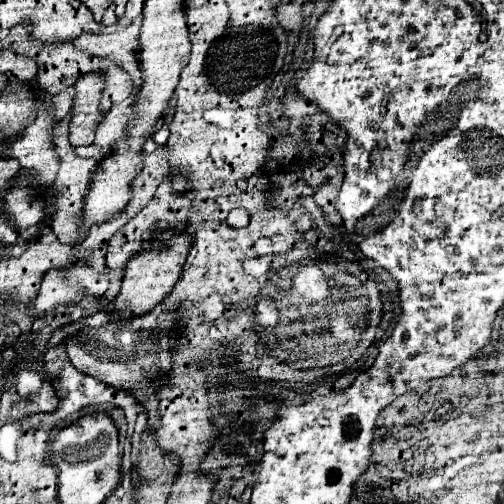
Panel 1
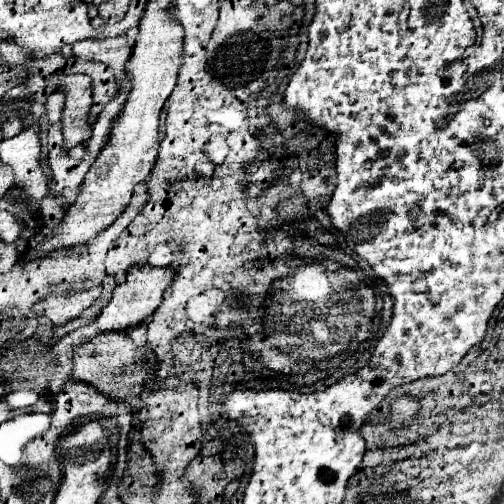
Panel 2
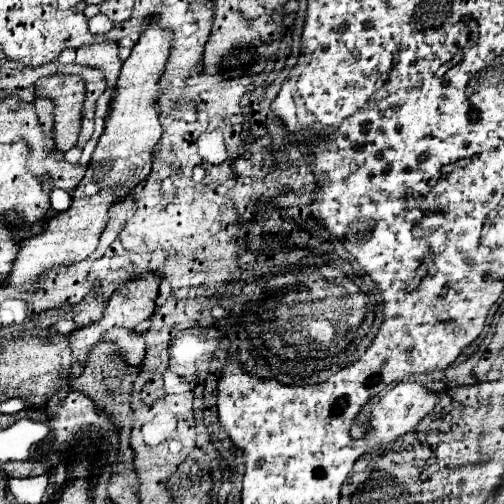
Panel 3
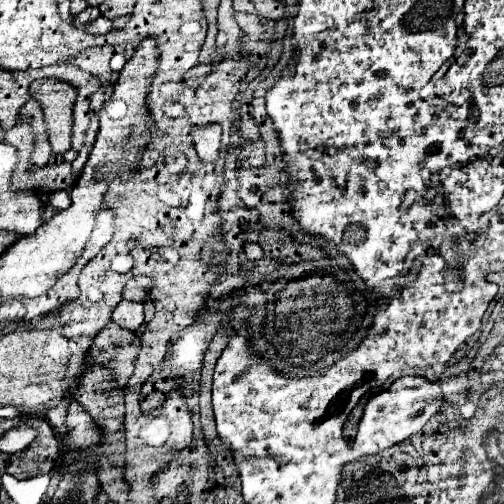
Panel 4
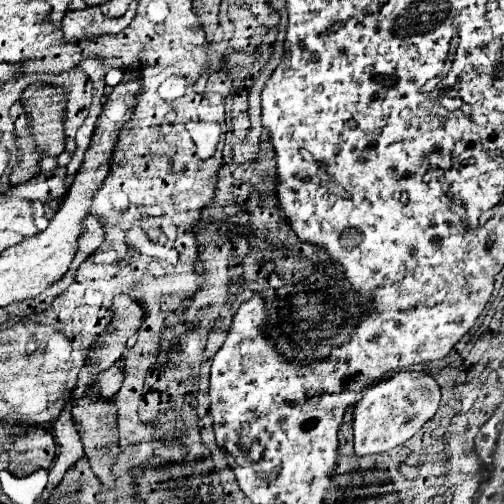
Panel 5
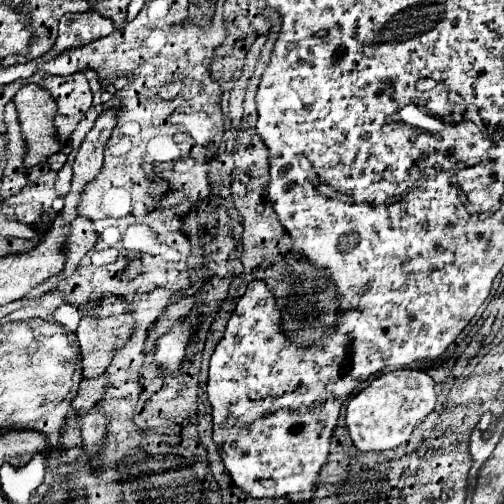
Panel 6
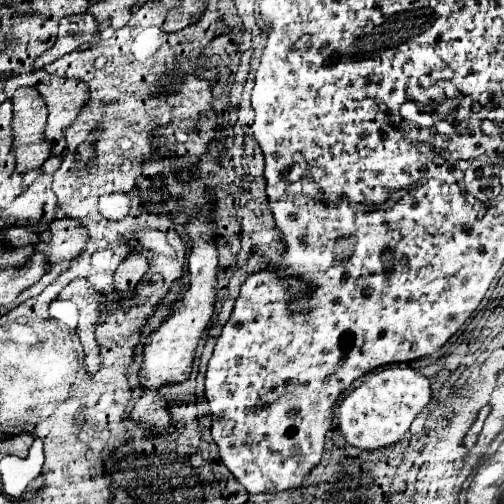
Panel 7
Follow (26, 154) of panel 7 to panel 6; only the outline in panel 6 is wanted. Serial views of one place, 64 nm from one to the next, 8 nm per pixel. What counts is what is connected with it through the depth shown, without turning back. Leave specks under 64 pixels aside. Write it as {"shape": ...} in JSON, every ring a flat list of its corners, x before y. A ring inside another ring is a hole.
{"shape":[[28,84,16,92,14,104,18,110,24,142,28,144,24,168,32,168,46,162,52,154,60,150,52,124,52,118,56,114,56,102,40,86]]}

